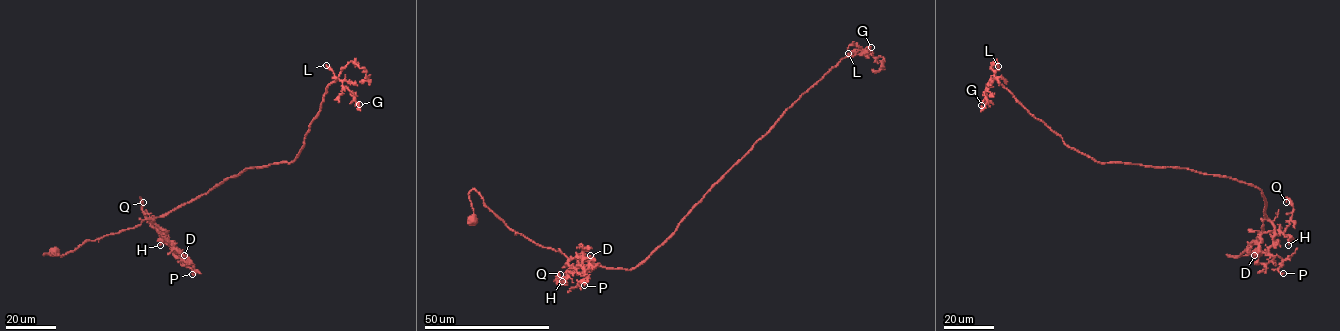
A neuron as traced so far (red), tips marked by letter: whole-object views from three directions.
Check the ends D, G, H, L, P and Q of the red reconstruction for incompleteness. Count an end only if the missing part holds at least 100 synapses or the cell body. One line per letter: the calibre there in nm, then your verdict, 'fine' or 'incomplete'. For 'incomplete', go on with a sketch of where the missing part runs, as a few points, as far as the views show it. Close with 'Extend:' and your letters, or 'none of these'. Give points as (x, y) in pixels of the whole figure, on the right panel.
D: 130 nm thick; fine
G: 140 nm thick; fine
H: 90 nm thick; fine
L: 140 nm thick; fine
P: 130 nm thick; fine
Q: 90 nm thick; fine
Extend: none of these

